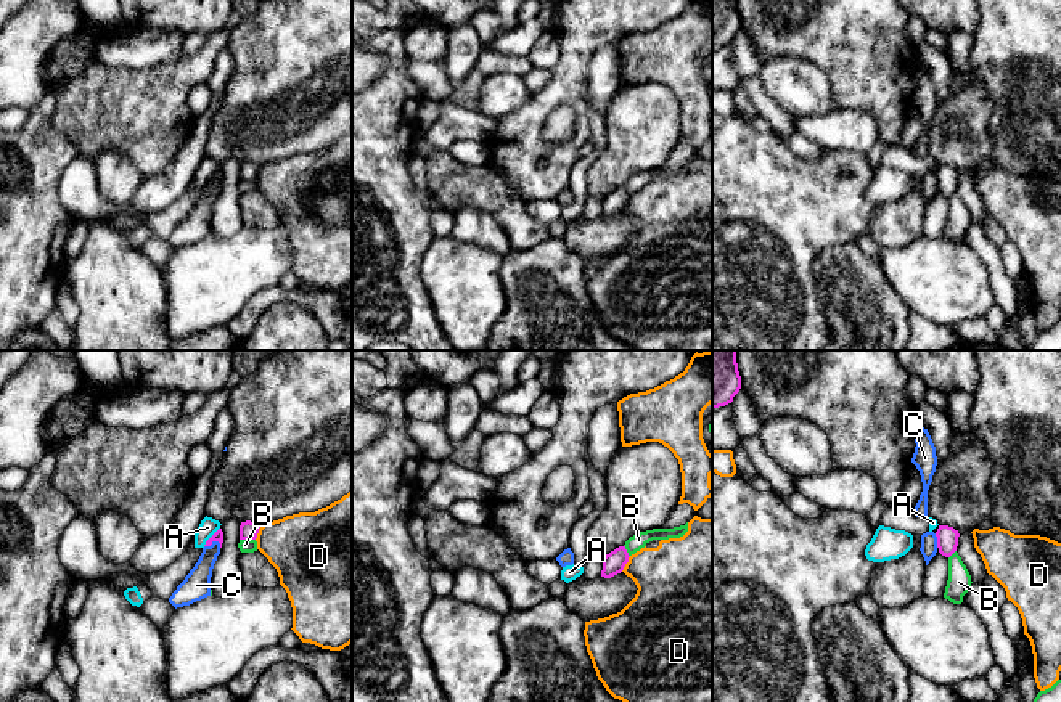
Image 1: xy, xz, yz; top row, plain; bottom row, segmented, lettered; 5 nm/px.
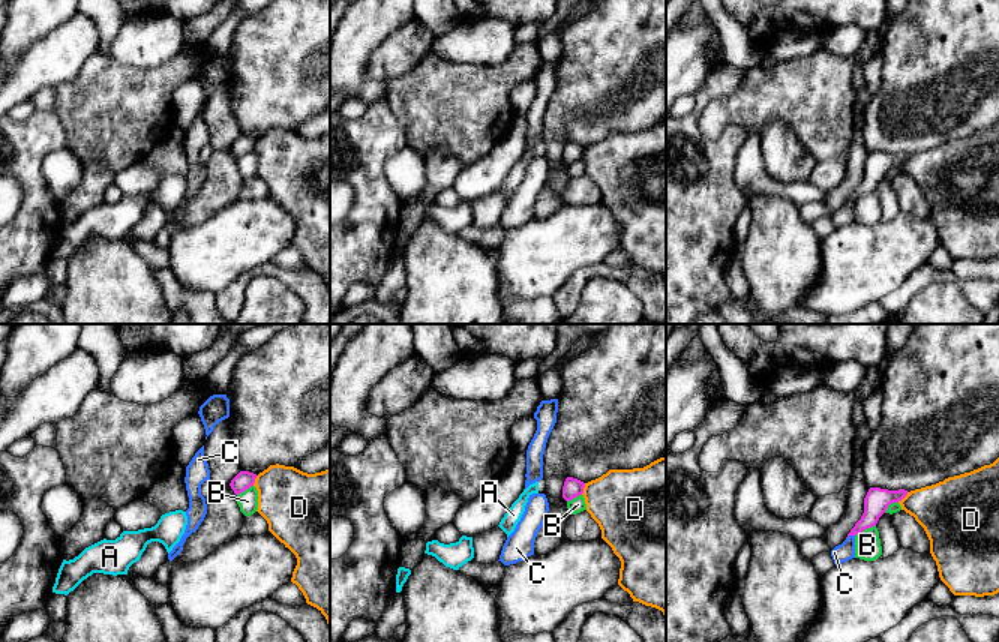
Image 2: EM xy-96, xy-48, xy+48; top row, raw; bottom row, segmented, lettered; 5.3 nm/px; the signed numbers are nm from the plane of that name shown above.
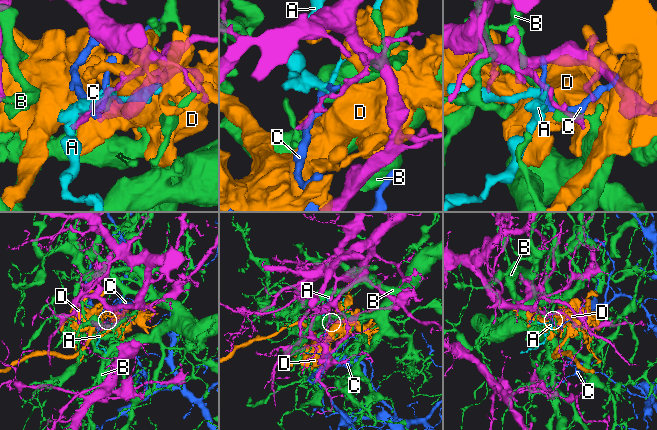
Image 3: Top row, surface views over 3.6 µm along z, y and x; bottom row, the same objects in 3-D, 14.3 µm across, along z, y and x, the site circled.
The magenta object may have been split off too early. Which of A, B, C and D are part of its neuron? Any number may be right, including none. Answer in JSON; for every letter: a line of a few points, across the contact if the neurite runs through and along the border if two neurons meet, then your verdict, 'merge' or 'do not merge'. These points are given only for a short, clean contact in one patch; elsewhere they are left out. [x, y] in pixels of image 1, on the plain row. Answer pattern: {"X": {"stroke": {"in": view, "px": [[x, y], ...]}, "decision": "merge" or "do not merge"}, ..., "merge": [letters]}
{"A": {"stroke": {"in": "xy", "px": [[219, 167], [203, 185]]}, "decision": "do not merge"}, "B": {"decision": "do not merge"}, "C": {"decision": "do not merge"}, "D": {"decision": "do not merge"}, "merge": []}

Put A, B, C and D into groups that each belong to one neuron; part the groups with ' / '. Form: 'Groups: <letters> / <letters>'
Groups: A / B / C / D

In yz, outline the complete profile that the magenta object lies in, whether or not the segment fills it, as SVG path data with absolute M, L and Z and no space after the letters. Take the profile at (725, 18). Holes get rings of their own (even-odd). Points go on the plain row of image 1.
M712 0L712 48L725 47L741 29L736 0Z

